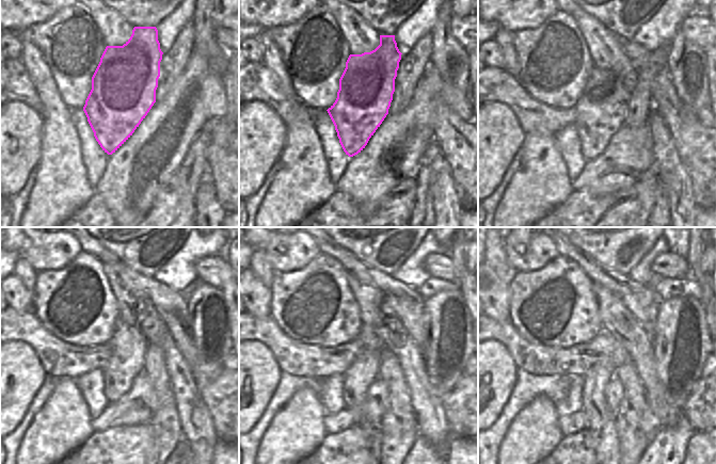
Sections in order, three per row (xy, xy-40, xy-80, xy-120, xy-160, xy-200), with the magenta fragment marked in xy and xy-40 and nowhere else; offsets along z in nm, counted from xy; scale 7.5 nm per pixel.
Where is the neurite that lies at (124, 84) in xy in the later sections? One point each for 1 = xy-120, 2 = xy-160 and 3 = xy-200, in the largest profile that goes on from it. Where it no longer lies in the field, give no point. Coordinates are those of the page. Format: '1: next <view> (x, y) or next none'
1: next xy-120 (128, 346)
2: next xy-160 (364, 370)
3: next xy-200 (601, 420)

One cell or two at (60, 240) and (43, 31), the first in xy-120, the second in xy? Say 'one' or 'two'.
two

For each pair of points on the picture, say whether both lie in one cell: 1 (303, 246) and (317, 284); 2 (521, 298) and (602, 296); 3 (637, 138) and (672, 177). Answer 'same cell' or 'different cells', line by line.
1: different cells
2: different cells
3: different cells

